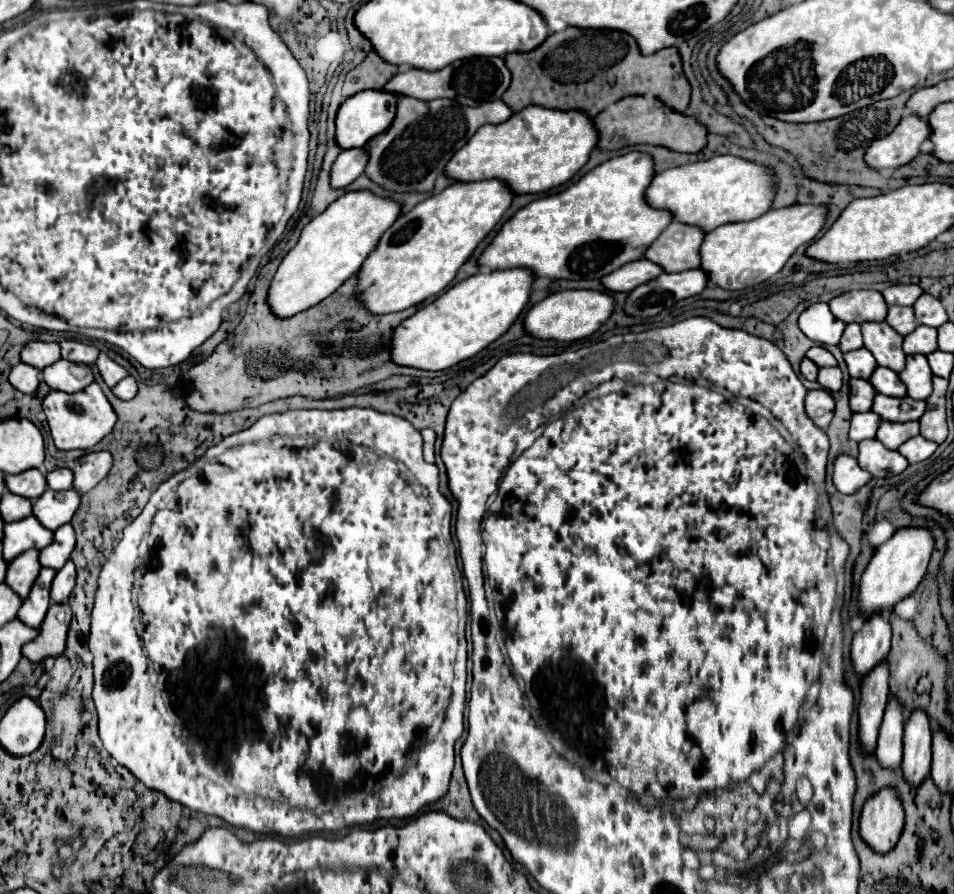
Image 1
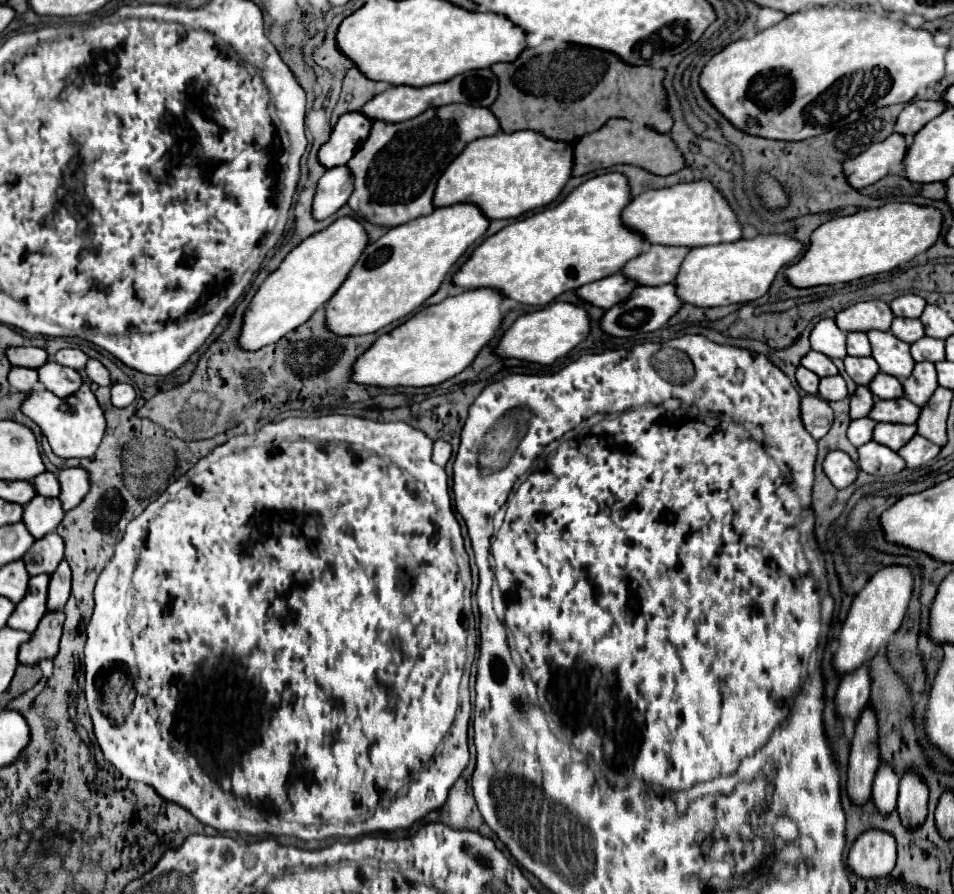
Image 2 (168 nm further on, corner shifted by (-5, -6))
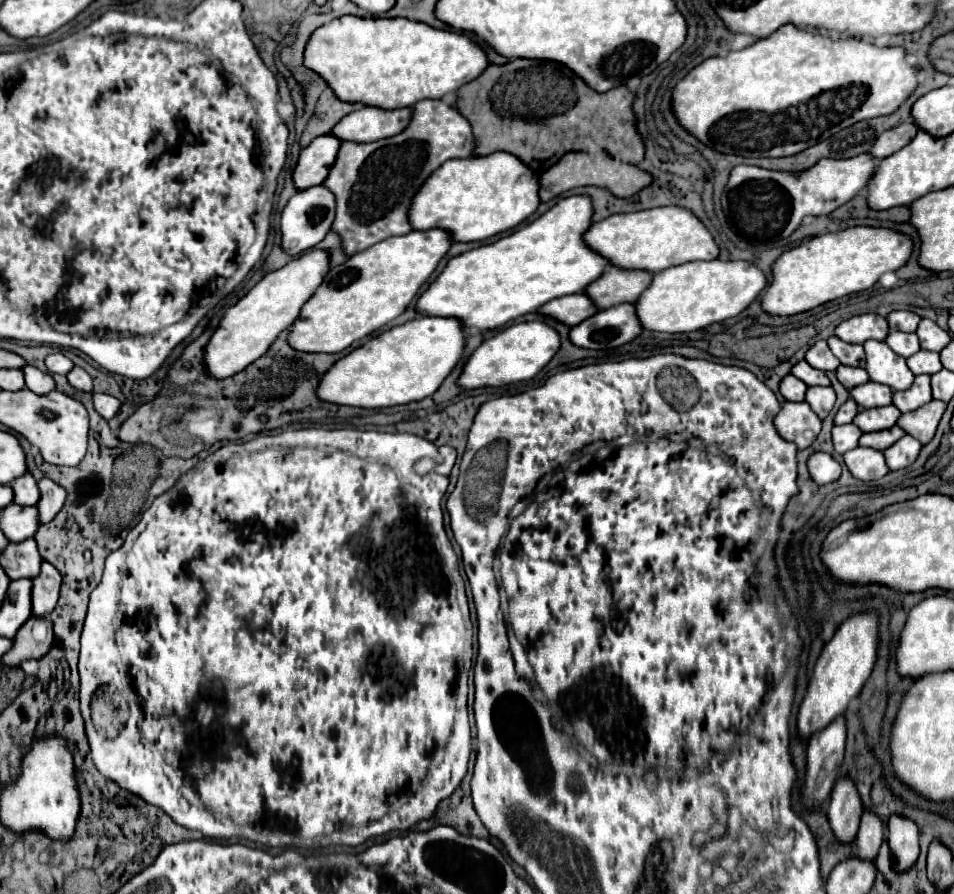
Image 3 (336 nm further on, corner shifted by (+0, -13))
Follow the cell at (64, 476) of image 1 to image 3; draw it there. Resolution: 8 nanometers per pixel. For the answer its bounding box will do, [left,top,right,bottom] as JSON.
[12,473,40,505]

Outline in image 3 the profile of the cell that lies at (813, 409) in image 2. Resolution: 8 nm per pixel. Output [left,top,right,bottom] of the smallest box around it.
[774,403,822,449]

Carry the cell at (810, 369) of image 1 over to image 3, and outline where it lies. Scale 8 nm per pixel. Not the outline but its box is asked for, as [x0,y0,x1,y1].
[780,375,806,401]

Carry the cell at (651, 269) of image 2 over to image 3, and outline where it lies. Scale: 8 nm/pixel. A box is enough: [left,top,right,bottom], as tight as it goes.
[584,267,652,309]

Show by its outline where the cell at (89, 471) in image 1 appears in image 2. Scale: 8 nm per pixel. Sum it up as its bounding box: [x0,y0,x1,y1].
[57,468,89,510]

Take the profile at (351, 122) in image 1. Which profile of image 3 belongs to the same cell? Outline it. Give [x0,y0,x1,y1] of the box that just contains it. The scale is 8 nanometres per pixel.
[292,135,340,191]

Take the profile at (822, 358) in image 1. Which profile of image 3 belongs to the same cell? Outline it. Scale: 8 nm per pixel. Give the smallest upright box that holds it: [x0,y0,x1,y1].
[790,361,830,385]

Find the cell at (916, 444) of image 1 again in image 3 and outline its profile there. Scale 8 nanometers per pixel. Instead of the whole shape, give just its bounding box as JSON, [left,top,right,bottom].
[884,435,922,469]

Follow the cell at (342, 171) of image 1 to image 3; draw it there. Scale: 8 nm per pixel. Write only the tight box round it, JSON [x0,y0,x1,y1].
[280,187,334,257]

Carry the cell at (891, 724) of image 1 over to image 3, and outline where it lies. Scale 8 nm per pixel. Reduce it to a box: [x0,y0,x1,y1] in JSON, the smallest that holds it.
[856,811,886,859]

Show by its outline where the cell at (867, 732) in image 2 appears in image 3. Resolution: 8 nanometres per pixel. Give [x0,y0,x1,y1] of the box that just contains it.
[826,777,862,843]

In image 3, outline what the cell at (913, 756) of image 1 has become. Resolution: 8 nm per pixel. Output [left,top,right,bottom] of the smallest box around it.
[888,815,918,871]

